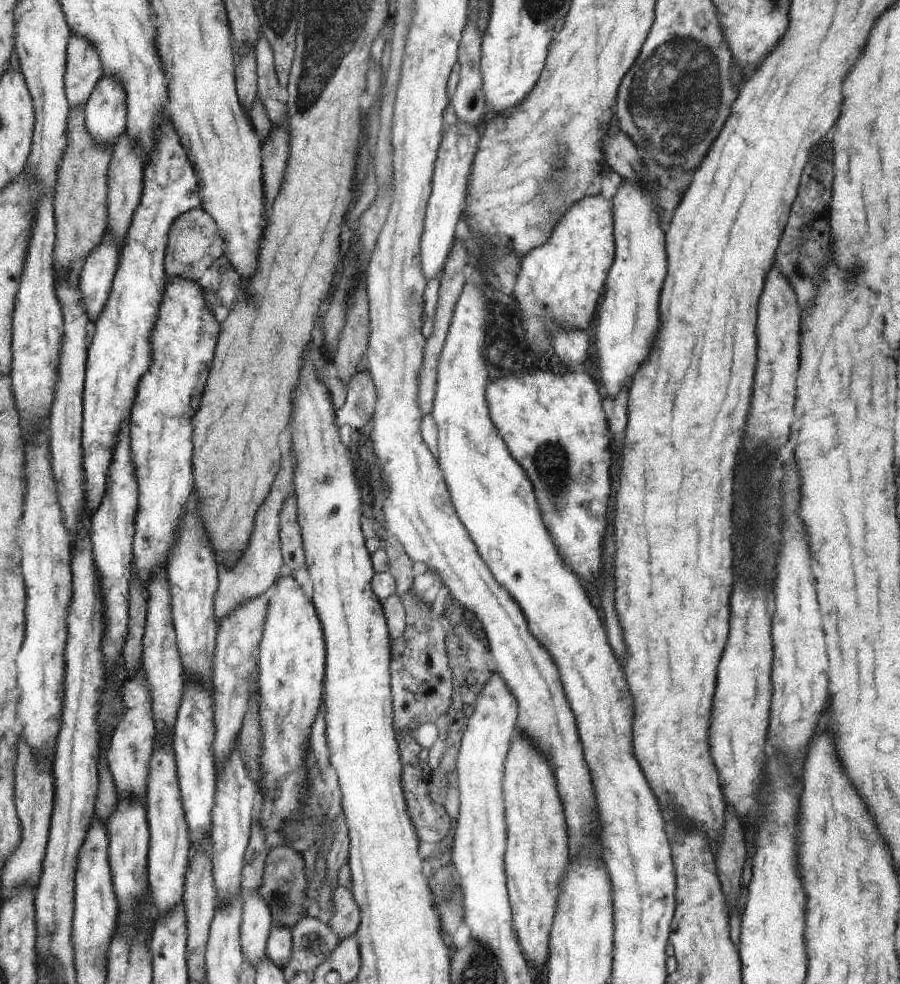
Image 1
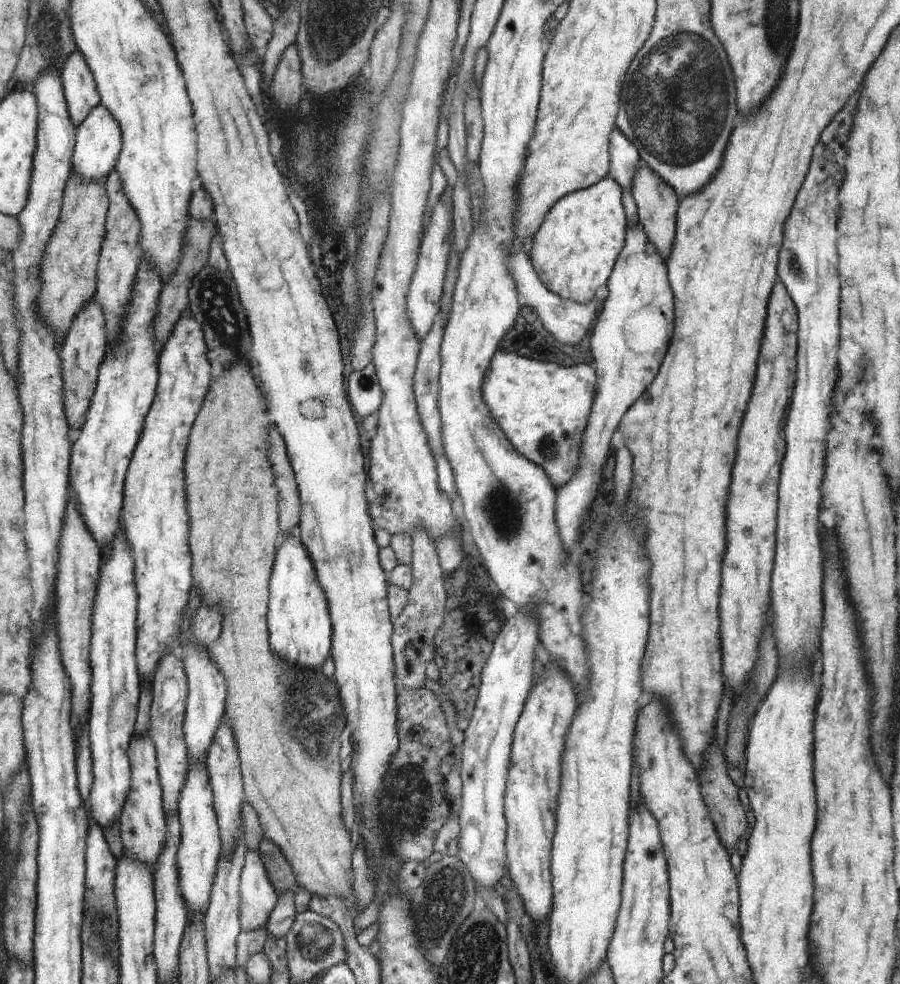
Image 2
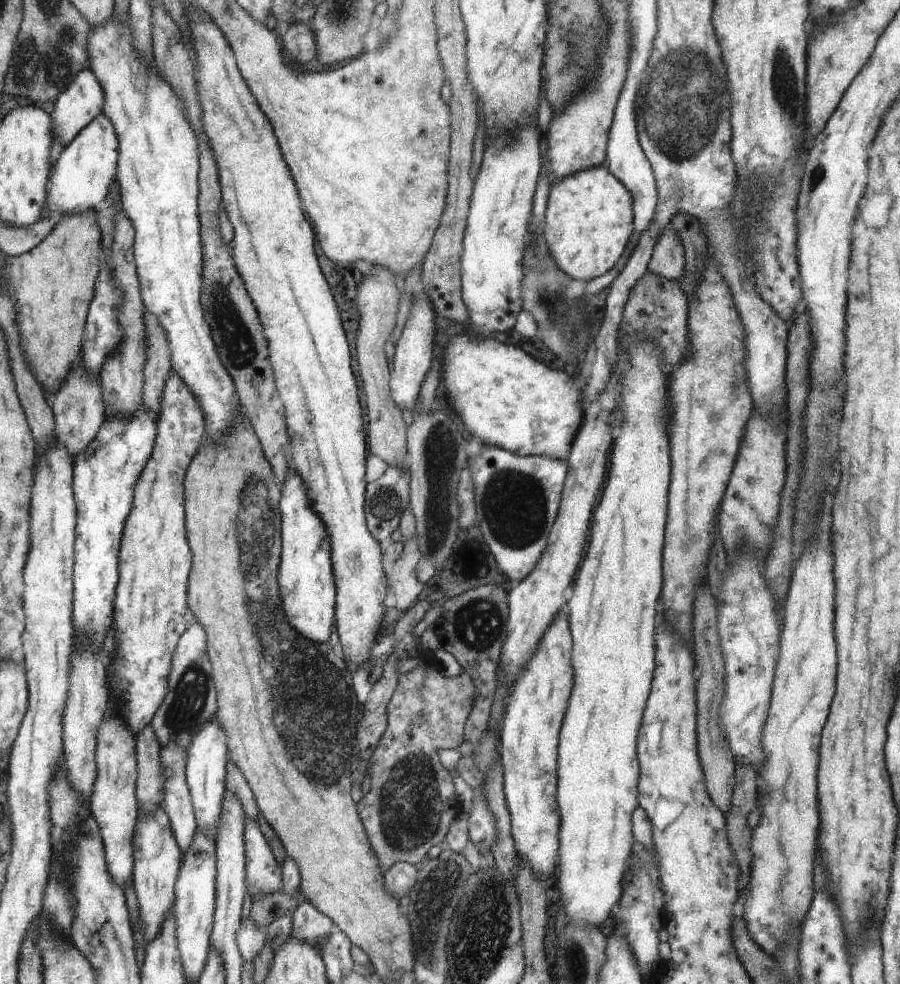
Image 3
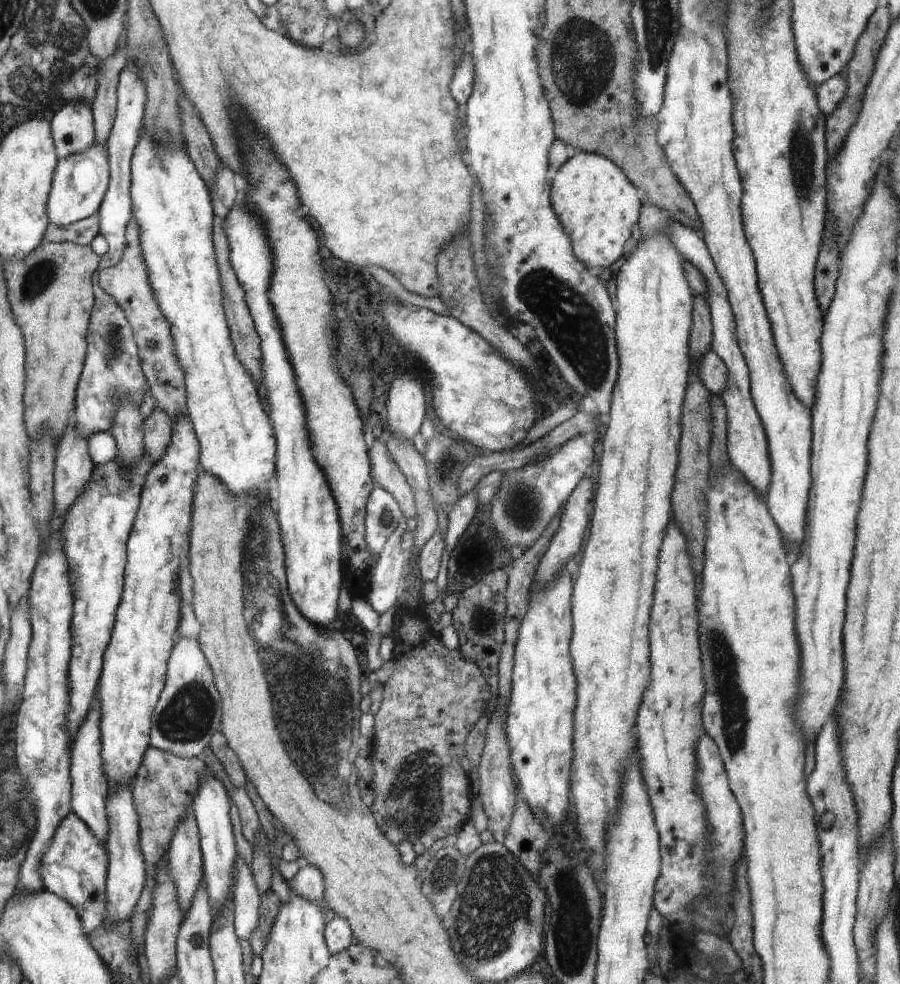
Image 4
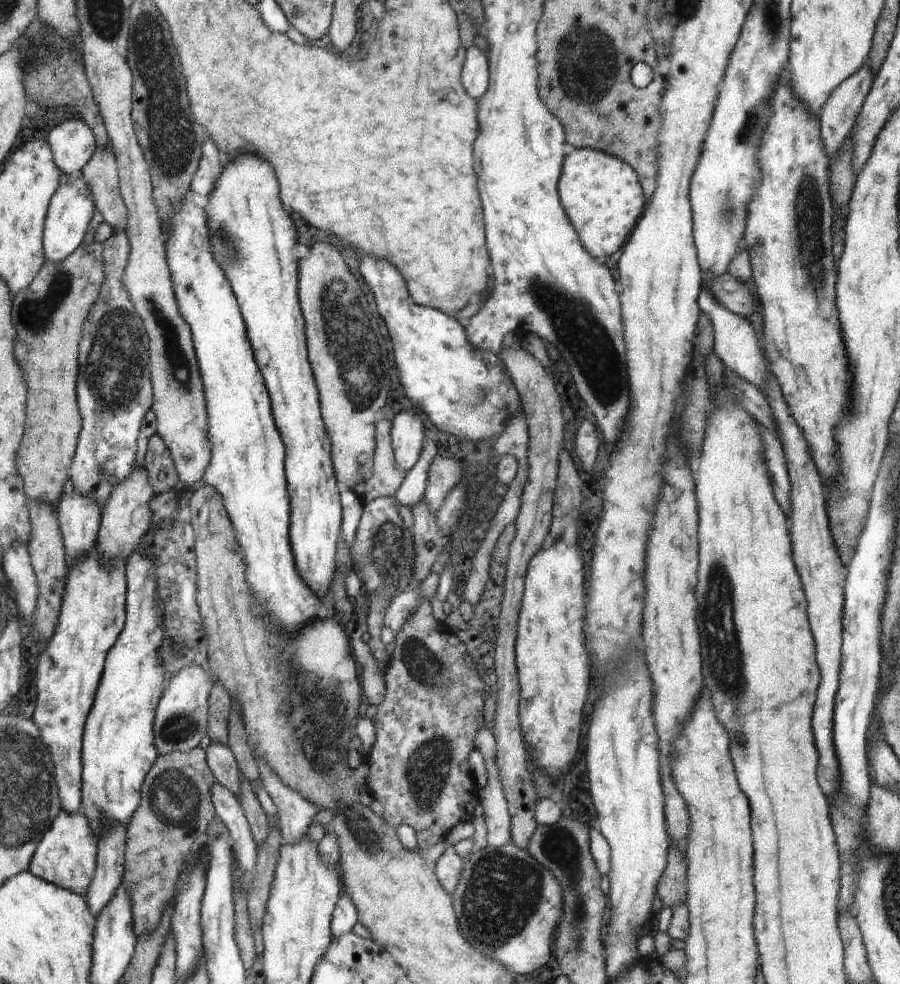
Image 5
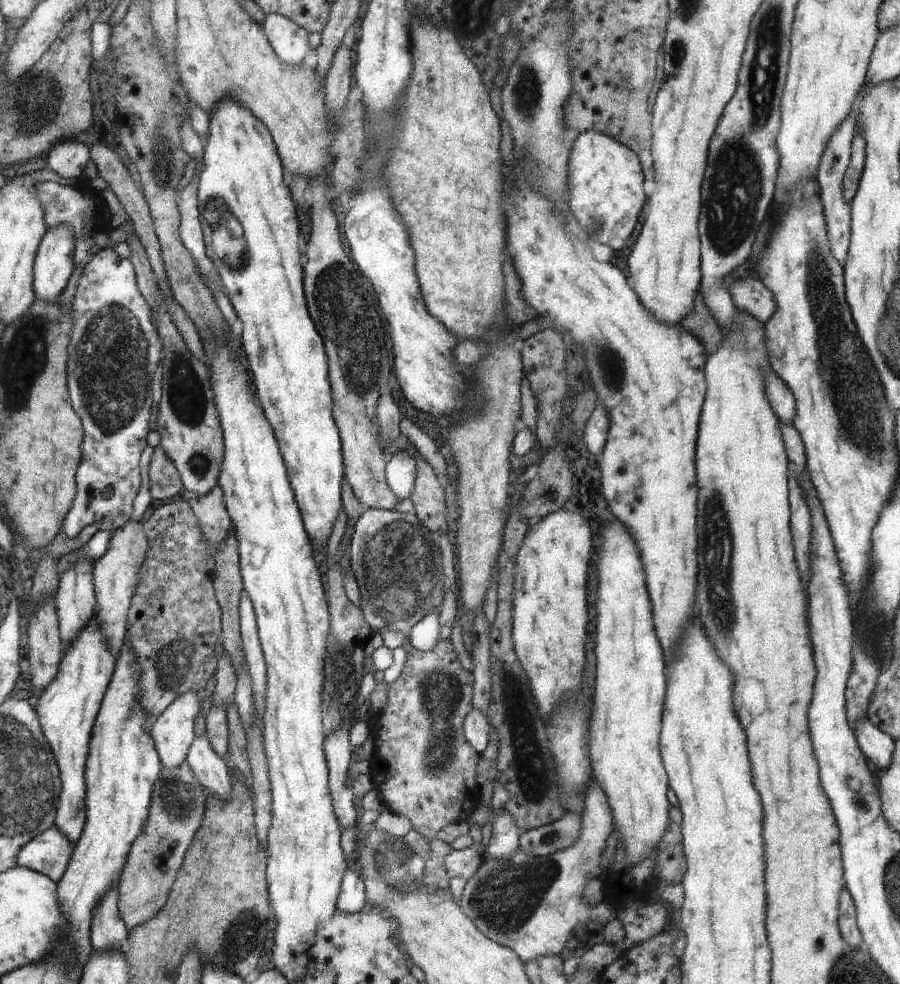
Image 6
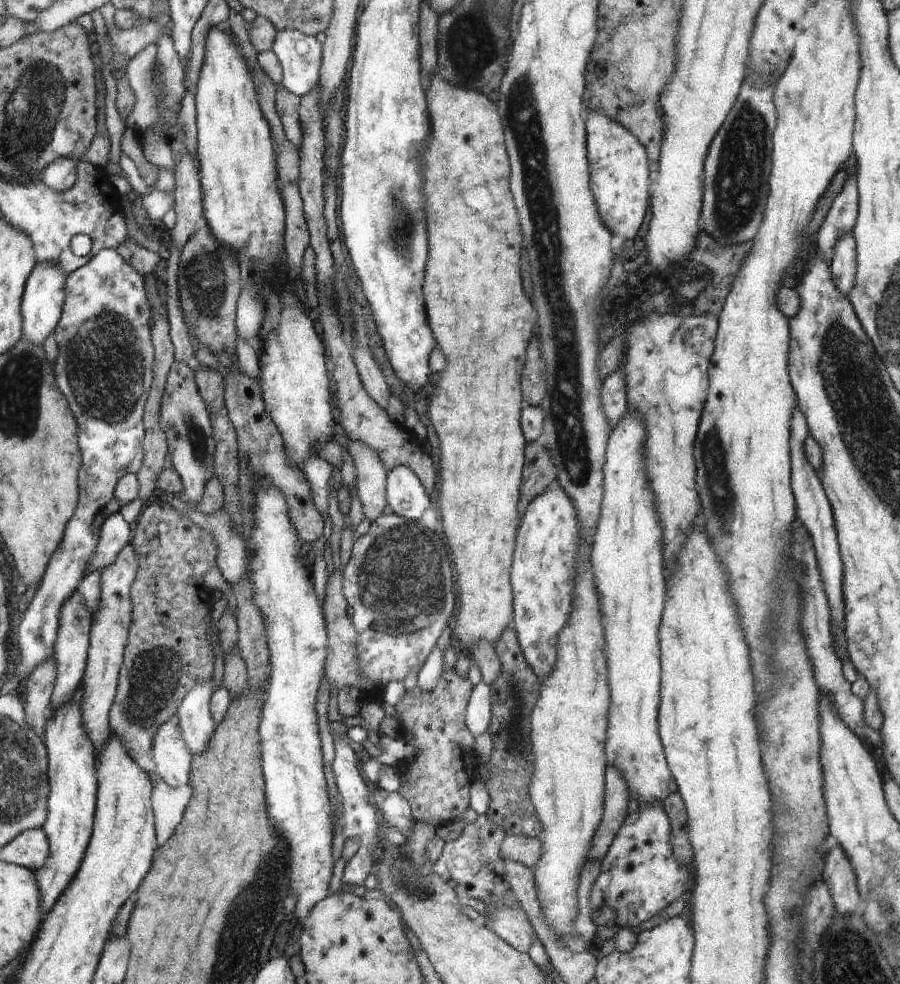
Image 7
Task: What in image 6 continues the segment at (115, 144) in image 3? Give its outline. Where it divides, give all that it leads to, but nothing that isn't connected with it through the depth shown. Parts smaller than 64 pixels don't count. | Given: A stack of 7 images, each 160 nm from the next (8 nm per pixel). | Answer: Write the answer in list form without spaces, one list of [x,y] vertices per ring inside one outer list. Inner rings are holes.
[[[68,226],[49,228],[33,269],[34,300],[54,300],[64,292],[74,264],[74,234]]]

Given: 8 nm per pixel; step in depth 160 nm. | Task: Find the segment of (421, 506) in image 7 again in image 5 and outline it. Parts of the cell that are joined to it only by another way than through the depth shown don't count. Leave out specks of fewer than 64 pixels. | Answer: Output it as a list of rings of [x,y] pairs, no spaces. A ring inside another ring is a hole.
[[[396,410],[391,440],[394,462],[406,475],[418,462],[426,441],[422,420],[412,410]]]

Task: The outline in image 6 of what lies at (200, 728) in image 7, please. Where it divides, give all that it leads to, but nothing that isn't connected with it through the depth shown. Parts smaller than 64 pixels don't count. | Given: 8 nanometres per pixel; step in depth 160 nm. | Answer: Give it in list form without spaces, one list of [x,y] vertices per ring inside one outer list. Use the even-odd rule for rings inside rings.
[[[204,734],[195,736],[187,755],[187,764],[206,792],[212,792],[220,800],[228,800],[232,792],[232,779],[224,759],[214,750]]]

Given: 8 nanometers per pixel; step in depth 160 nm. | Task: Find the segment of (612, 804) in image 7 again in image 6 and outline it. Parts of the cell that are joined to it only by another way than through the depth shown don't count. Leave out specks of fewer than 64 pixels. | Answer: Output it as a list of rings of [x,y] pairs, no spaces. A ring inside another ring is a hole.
[[[592,776],[590,780],[592,780],[591,786],[587,789],[584,812],[581,816],[580,836],[572,846],[546,857],[528,856],[519,850],[516,850],[510,858],[492,858],[487,855],[480,868],[476,870],[476,876],[466,882],[464,894],[458,902],[468,914],[469,920],[474,920],[480,932],[484,932],[490,940],[513,949],[524,962],[538,960],[540,956],[561,954],[579,922],[597,922],[595,926],[605,927],[612,919],[611,910],[599,908],[596,904],[588,906],[585,900],[586,884],[592,878],[601,879],[603,876],[600,856],[608,842],[608,836],[612,834],[612,818],[614,818],[604,788],[600,788],[598,780],[592,779]]]

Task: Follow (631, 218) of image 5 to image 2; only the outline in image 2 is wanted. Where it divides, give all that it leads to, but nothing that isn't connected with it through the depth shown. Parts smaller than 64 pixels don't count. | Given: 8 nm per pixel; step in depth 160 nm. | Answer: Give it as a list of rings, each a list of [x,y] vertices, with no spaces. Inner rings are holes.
[[[608,176],[592,187],[566,195],[550,210],[542,228],[533,236],[531,265],[539,281],[556,296],[585,305],[609,280],[628,234],[622,189]]]

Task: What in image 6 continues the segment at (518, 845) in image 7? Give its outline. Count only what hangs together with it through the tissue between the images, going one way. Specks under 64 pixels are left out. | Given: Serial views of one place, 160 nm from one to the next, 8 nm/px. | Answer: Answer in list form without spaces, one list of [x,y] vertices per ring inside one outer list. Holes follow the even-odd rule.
[[[564,814],[555,822],[523,831],[518,842],[518,850],[528,856],[549,856],[572,846],[580,836],[580,828],[581,816]]]

